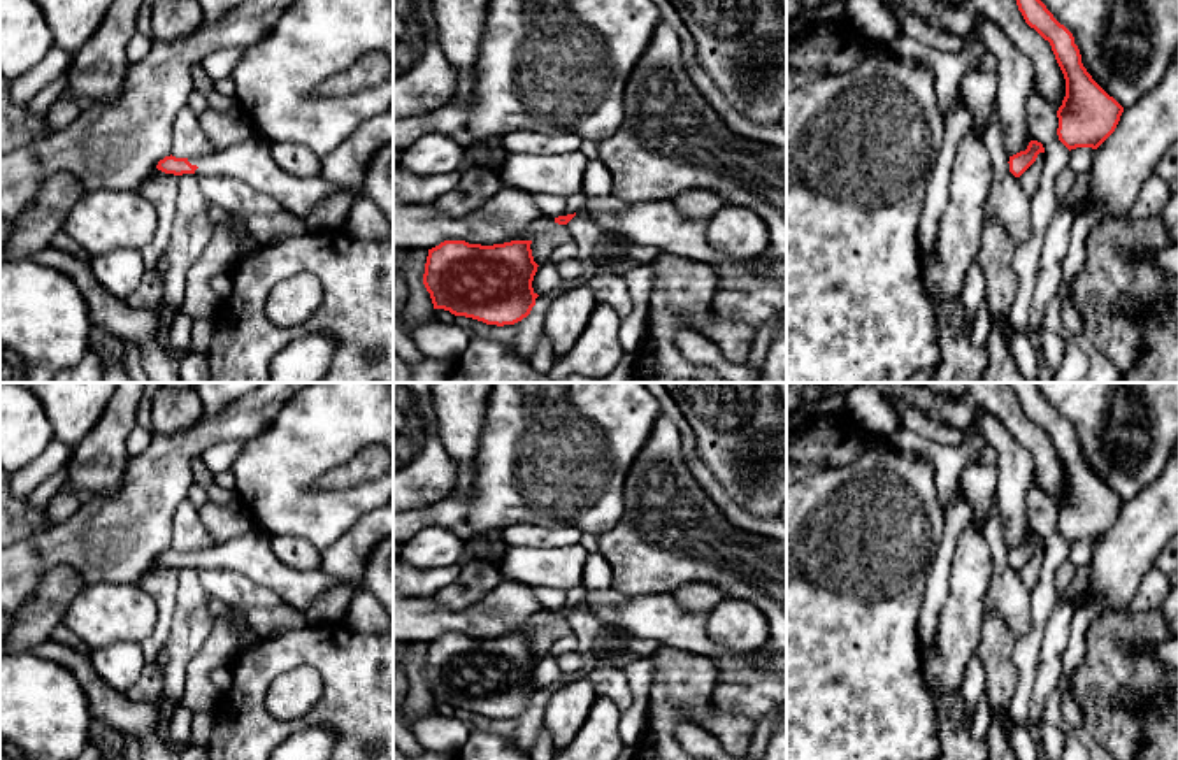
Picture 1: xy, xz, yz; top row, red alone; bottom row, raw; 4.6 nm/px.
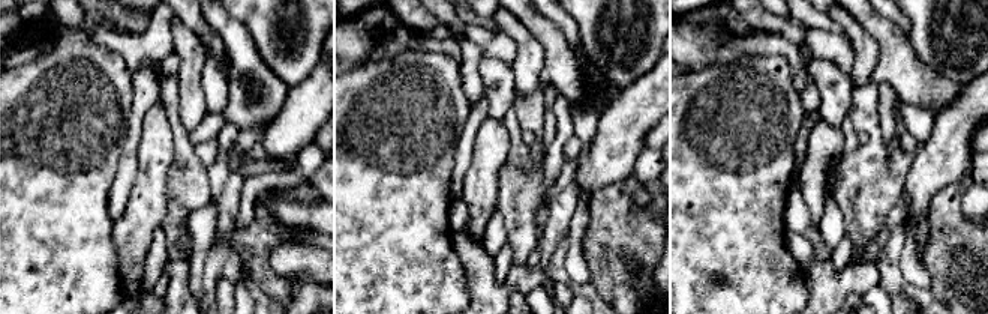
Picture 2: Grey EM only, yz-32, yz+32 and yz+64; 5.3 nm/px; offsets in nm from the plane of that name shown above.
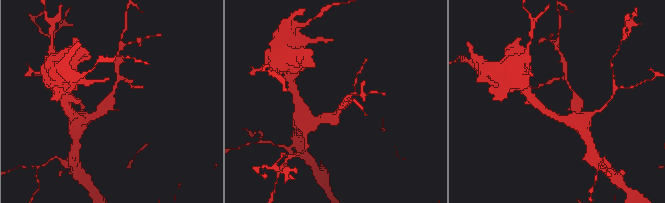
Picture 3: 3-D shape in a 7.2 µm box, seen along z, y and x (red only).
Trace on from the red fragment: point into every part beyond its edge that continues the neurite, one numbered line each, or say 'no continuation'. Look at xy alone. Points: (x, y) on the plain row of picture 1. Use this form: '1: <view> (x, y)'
1: xy (251, 553)

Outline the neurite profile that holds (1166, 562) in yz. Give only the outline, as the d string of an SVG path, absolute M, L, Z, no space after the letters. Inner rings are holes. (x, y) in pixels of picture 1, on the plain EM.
M1178 535L1171 537L1167 544L1159 551L1153 569L1160 570L1166 576L1171 576L1178 570Z

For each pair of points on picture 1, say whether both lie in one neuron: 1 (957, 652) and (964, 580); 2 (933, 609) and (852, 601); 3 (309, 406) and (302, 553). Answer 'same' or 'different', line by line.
1: same
2: different
3: different

